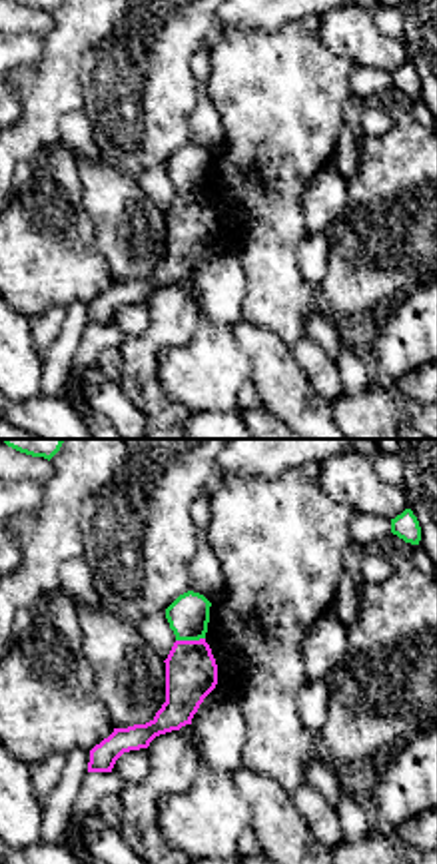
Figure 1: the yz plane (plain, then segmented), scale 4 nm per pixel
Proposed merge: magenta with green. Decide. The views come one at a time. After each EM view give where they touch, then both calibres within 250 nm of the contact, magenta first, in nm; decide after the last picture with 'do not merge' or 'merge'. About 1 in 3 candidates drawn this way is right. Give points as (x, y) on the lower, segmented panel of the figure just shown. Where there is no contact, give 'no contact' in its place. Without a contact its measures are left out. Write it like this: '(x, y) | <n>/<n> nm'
(190, 641) | 200/170 nm

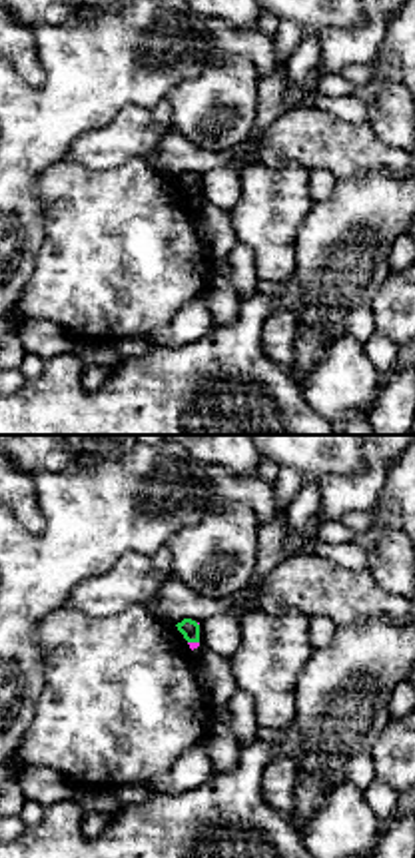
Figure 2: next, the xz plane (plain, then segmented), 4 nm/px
(194, 643) | 30/80 nm

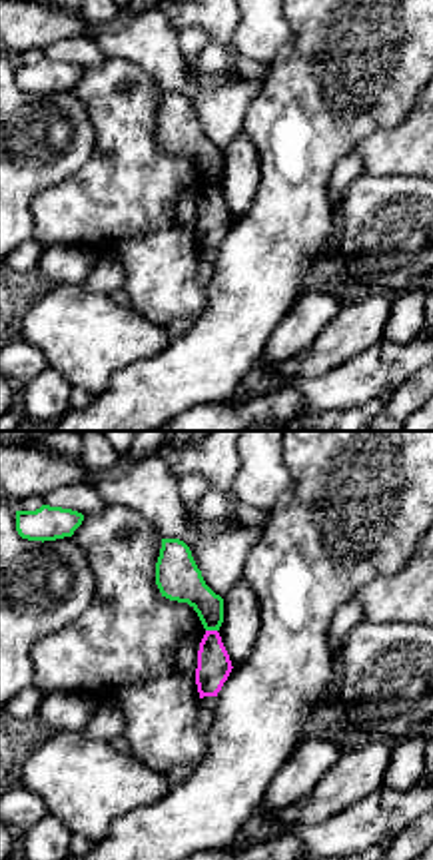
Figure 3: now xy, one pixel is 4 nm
(212, 631) | 140/180 nm

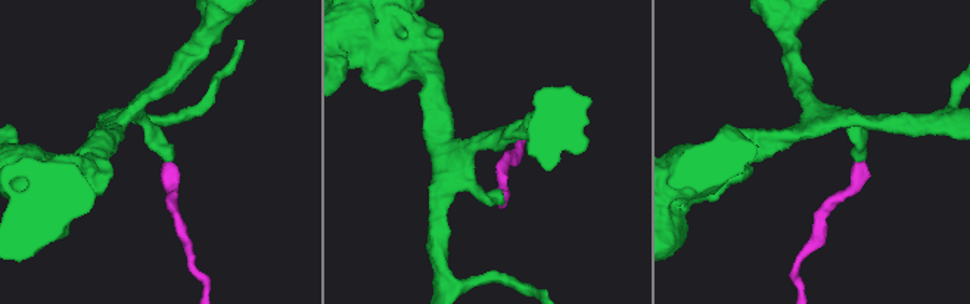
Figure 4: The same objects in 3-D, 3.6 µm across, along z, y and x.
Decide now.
do not merge

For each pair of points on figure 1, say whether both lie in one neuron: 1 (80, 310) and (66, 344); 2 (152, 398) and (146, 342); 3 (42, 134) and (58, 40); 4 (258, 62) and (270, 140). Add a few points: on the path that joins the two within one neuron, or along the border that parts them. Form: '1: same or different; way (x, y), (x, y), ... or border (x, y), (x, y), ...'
1: same; way (76, 318), (70, 336)
2: same; way (146, 384), (146, 356)
3: same; way (42, 110), (58, 64)
4: same; way (262, 82), (270, 90), (270, 120)

